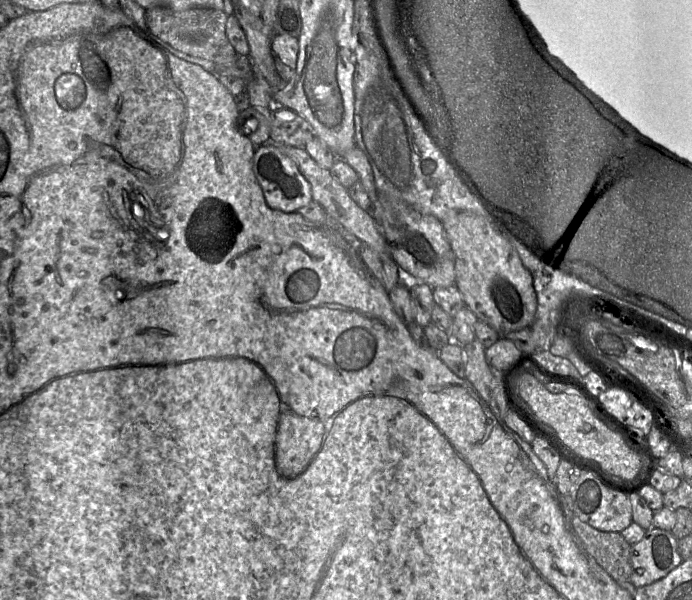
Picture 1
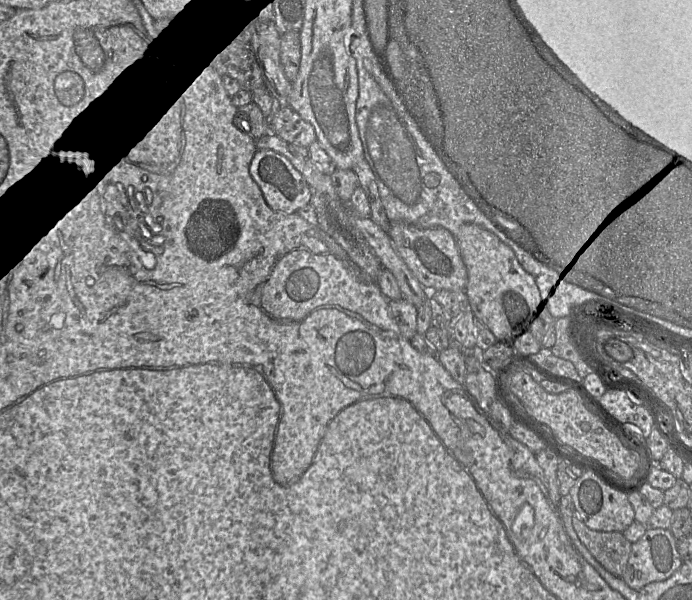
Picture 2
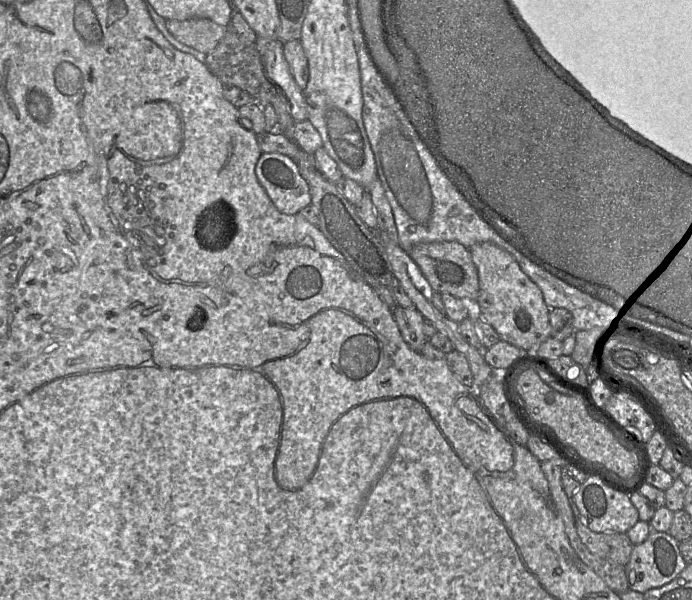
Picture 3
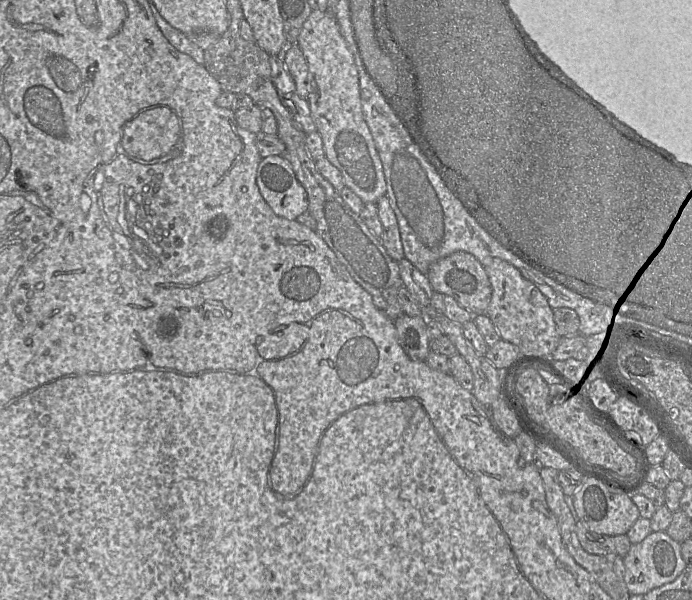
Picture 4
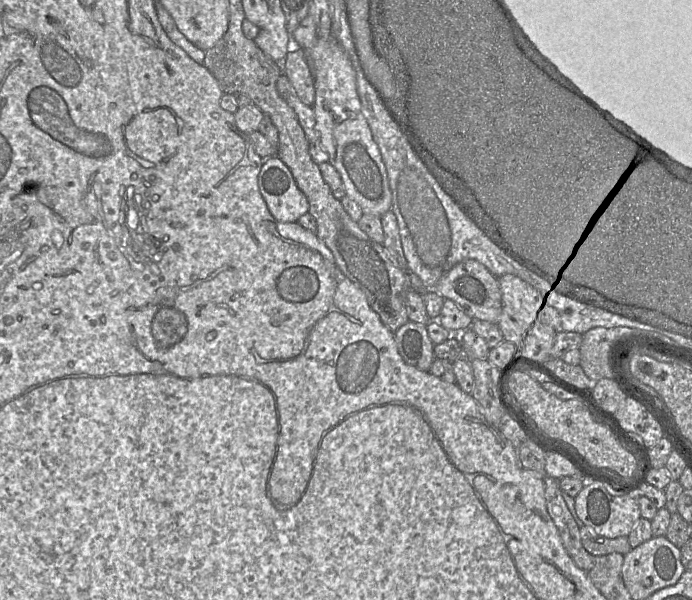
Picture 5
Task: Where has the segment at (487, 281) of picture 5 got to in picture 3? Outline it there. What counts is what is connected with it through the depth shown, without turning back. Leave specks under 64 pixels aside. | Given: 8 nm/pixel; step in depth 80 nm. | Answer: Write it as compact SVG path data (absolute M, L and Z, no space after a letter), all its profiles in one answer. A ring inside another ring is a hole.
M455 241L421 243L415 245L408 254L435 292L449 293L469 304L475 303L479 293L479 280L468 248Z

